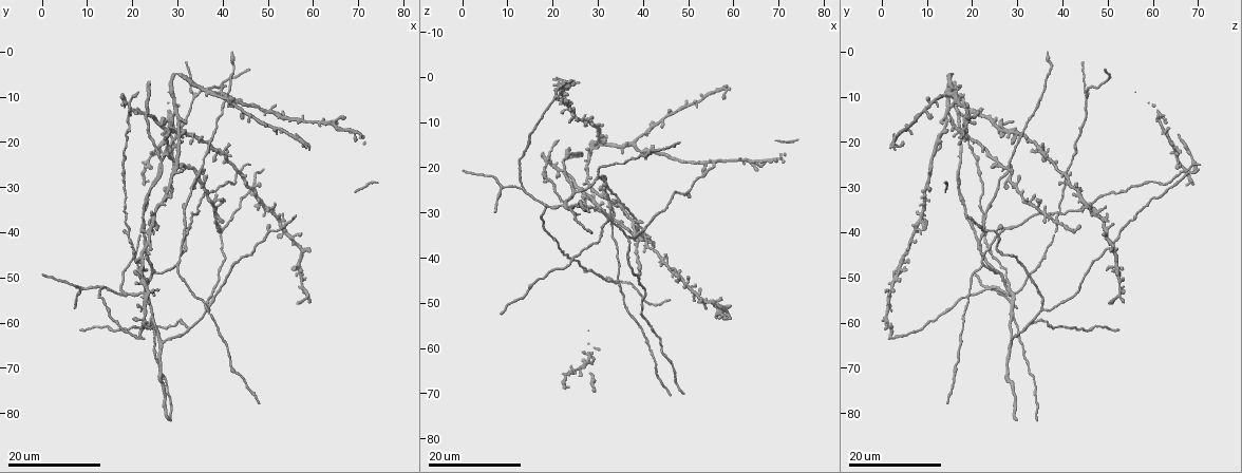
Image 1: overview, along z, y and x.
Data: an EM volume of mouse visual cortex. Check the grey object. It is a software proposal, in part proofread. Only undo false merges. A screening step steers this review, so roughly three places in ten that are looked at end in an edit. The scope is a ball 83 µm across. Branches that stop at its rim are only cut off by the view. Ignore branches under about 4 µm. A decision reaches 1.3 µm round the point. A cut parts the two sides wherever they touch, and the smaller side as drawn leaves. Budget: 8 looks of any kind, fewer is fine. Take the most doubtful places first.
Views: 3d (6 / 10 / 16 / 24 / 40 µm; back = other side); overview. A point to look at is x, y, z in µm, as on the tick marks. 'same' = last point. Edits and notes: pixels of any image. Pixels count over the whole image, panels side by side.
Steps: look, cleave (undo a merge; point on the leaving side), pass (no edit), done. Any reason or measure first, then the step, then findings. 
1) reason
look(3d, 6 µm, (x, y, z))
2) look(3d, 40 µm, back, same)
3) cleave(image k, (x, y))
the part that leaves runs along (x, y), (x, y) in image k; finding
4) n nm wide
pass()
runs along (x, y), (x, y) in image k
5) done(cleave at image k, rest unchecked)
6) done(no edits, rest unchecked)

look(3d, 24 µm, (13.0, 51.5, 25.0))

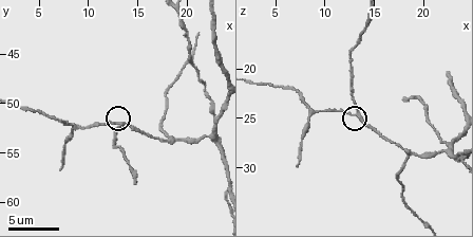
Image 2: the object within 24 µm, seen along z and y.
closer look
look(3d, 6 µm, (13.2, 52.2, 24.6))

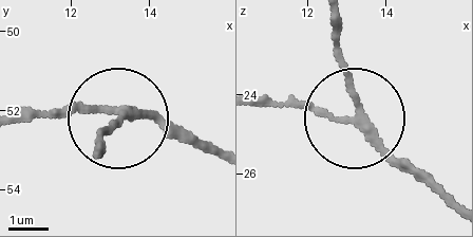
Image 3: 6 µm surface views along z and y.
look(3d, 6 µm, back, (13.20, 52.05, 24.55))

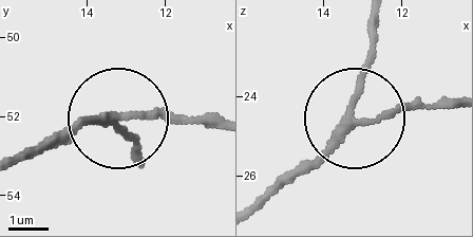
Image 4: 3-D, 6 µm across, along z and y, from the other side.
190 nm wide
pass()
runs along (259, 210), (349, 123), (451, 109) in image 4; continuous, no second neuron

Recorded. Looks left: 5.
two arms in line, one across
look(3d, 24 µm, (35.5, 26.0, 28.0))

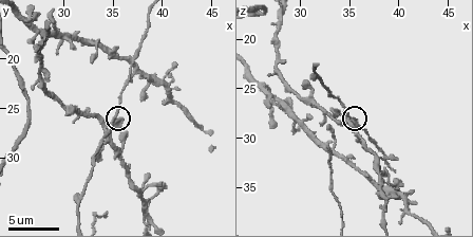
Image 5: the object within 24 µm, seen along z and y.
look(3d, 6 µm, (35.4, 25.8, 28.0))

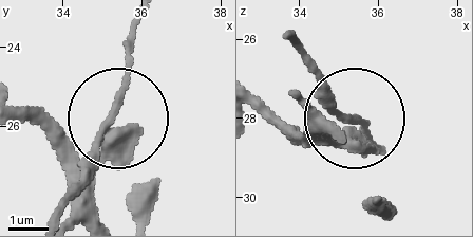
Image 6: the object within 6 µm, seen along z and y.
side arm 32 µm
pass()
runs along (54, 212), (108, 130), (132, 33) in image 6; all the same neuron

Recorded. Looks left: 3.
arms part here
look(3d, 16 µm, (19.5, 14.0, 18.0))

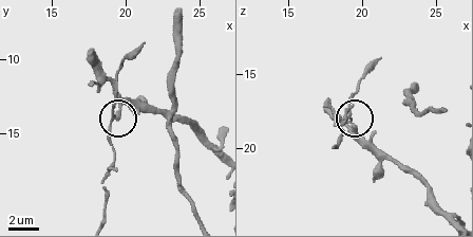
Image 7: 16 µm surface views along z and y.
look(3d, 10 µm, same)

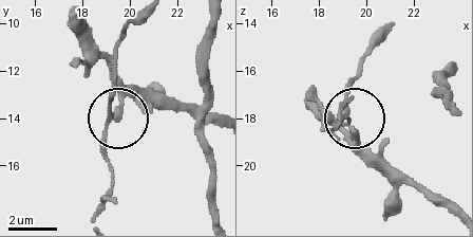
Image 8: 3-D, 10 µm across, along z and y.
side arm 7 µm
pass()
runs along (93, 217), (111, 181), (105, 132), (111, 73) in image 8; all the same neuron

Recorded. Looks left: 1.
done(no edits, rest unchecked)

